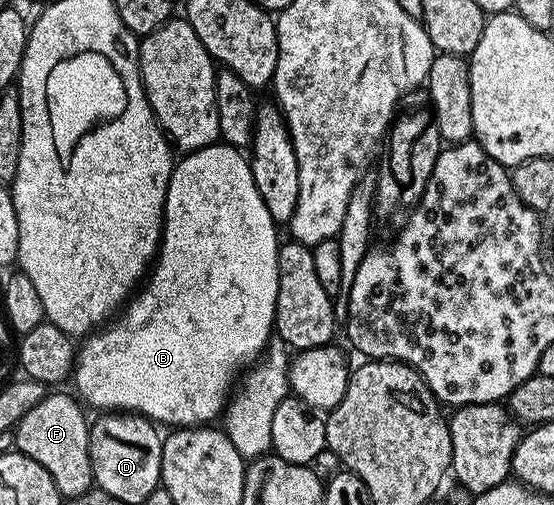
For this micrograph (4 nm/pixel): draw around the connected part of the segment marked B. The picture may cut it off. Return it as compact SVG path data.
M217 142L197 152L181 155L175 161L172 177L166 190L164 230L160 233L160 247L142 287L125 303L122 311L111 323L101 327L95 334L89 335L79 345L74 369L74 381L76 380L76 388L80 391L78 393L79 399L89 409L92 407L100 408L96 410L135 412L147 416L149 420L160 426L172 424L168 426L190 428L211 425L215 421L212 419L215 416L217 419L223 413L230 399L230 389L237 383L238 377L241 375L240 368L245 367L244 369L247 369L249 366L255 365L261 359L269 340L273 339L274 336L276 299L278 298L278 258L276 257L278 239L276 240L276 228L278 228L277 221L272 219L270 210L266 210L266 202L262 202L262 194L258 194L258 186L254 182L249 157L241 149L231 148L229 144Z

